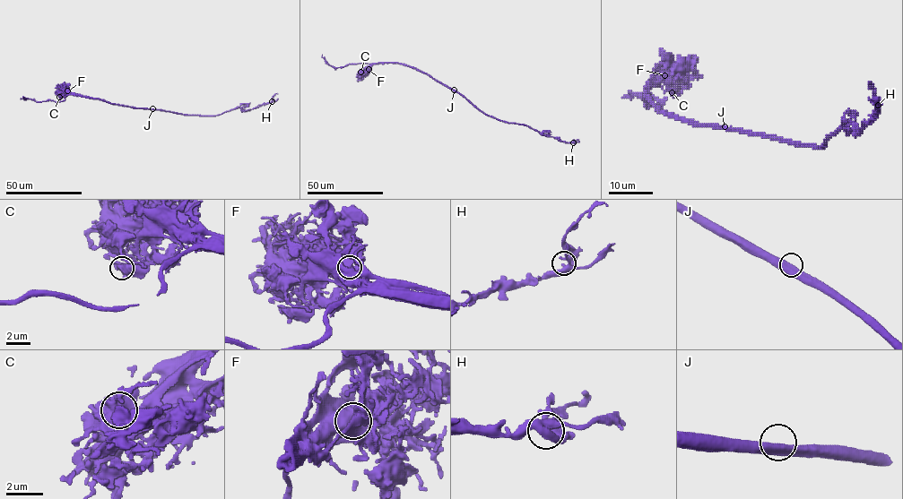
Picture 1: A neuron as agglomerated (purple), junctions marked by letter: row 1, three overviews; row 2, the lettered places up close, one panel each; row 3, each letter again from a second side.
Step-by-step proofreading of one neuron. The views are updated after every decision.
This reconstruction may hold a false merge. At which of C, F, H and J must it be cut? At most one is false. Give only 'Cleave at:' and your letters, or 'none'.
Cleave at: F

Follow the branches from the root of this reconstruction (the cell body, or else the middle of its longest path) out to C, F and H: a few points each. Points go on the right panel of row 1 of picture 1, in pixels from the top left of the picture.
C: (727, 129), (696, 125), (666, 115), (646, 96), (648, 89), (663, 80), (672, 83), (672, 92)
F: (727, 129), (696, 125), (666, 115), (646, 96), (649, 87), (664, 75)
H: (727, 129), (740, 129), (794, 143), (821, 147), (846, 124), (853, 124), (859, 131), (876, 116), (878, 105)

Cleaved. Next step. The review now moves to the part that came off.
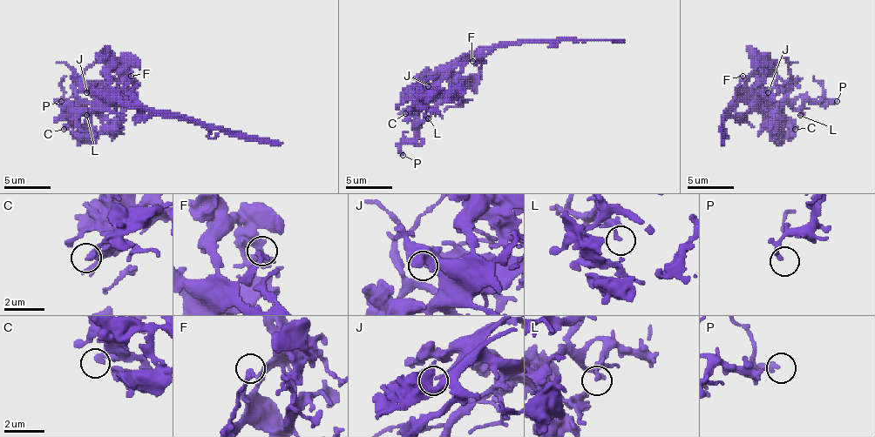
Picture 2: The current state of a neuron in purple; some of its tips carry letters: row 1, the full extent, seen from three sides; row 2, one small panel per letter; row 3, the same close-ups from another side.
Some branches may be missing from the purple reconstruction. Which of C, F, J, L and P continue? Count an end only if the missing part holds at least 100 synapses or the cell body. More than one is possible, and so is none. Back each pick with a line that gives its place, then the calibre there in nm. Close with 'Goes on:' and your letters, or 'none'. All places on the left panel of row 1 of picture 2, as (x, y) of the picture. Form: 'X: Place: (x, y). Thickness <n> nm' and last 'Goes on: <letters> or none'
J: Place: (86, 92). Thickness 280 nm
Goes on: J

